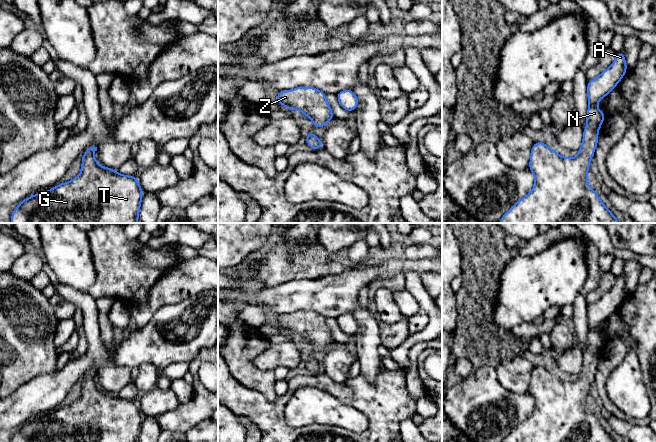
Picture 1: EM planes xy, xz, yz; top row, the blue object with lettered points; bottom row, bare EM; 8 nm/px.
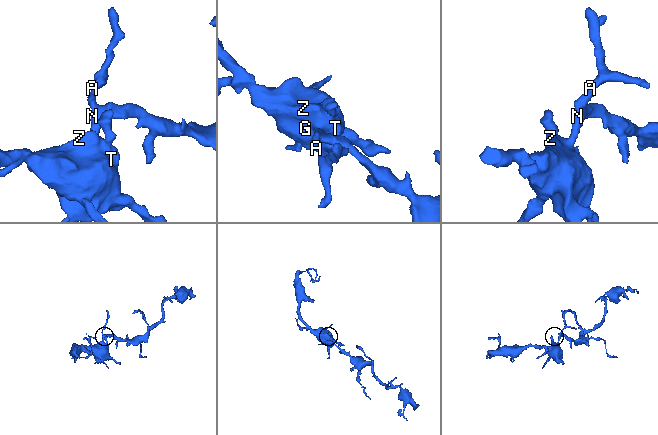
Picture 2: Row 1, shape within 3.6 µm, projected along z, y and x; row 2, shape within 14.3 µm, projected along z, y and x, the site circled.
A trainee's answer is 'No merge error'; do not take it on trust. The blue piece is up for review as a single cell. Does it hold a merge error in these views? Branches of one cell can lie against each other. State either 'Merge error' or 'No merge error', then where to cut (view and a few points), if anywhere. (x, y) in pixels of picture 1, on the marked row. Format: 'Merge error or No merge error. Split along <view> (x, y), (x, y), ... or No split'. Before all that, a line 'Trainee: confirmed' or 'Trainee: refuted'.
Trainee: confirmed
No merge error. No split

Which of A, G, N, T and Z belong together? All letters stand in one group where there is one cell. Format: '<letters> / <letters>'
A G N T Z

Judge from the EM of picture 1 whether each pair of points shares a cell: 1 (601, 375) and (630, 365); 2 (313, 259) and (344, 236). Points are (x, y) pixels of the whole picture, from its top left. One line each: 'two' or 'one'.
1: two
2: two

